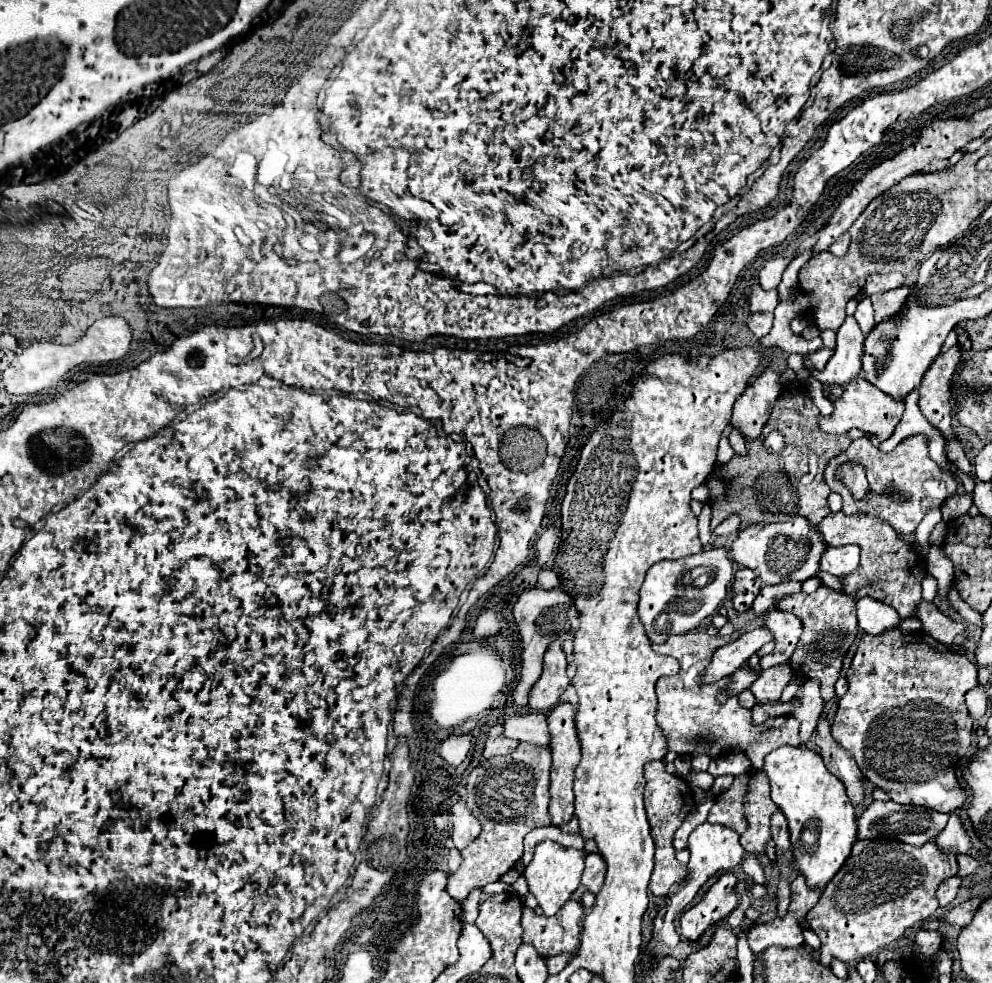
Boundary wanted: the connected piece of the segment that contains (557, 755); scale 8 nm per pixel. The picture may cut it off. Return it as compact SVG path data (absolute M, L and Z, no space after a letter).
M570 703L558 705L550 715L548 715L548 727L552 733L552 769L550 769L550 817L552 825L564 825L570 821L574 813L574 793L572 793L572 783L574 783L574 769L578 767L580 761L580 745L578 745L578 731L574 729L574 707Z

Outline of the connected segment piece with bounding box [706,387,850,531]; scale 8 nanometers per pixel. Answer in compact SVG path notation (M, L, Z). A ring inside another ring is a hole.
M806 387L784 389L762 429L762 435L758 439L746 439L748 455L742 457L736 453L728 463L716 463L706 477L714 527L730 515L740 515L740 531L746 531L756 523L772 523L776 521L776 515L804 515L810 523L818 525L830 513L830 487L824 481L824 469L830 459L848 449L850 437L822 433L822 429L818 429L818 415L820 411ZM772 429L780 429L786 435L788 449L780 453L768 453L764 449L762 441Z

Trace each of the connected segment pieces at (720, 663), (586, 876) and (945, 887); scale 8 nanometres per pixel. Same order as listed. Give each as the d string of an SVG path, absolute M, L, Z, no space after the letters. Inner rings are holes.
M762 625L754 631L740 635L734 643L716 649L710 665L704 671L704 683L716 683L718 679L734 673L734 669L740 669L750 659L750 655L754 655L770 641L774 641L774 635Z
M586 853L586 869L582 873L582 885L590 893L598 893L602 889L606 877L606 861L602 861L600 853Z
M950 877L950 879L942 881L942 885L936 891L936 897L938 897L940 907L946 907L948 903L954 901L954 897L958 893L958 887L960 887L960 877Z

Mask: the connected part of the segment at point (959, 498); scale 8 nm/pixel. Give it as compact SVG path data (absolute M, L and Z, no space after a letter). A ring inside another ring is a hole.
M956 493L942 505L944 521L952 521L954 517L966 515L966 511L972 507L972 495L970 493Z

